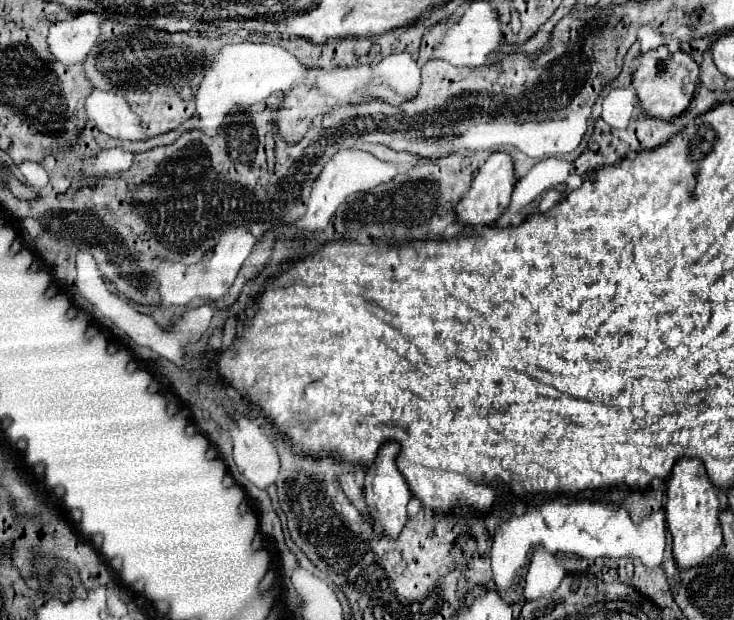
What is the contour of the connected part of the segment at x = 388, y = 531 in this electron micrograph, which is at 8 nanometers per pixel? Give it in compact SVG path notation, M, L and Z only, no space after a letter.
M388 442L386 446L382 446L380 452L378 452L376 462L366 470L366 486L364 486L364 498L366 498L372 522L378 526L382 536L388 536L392 540L398 538L400 530L408 522L406 506L408 506L410 498L412 498L404 476L396 468L396 462L394 462L396 454L398 454L398 444L396 442Z

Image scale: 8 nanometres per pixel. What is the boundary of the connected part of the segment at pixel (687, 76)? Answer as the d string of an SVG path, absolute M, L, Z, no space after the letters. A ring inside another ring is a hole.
M666 46L642 54L640 64L632 74L632 86L644 112L650 118L666 122L682 116L688 110L698 82L700 82L700 66L694 62L694 58L682 50L670 52Z

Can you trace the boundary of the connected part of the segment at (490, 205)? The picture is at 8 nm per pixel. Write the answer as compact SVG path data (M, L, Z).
M494 152L484 162L484 166L478 170L478 174L472 180L470 190L464 194L464 198L456 206L456 218L460 222L472 224L472 226L494 222L500 214L504 214L508 210L514 184L516 184L516 172L514 172L514 162L512 162L510 154L506 154L506 152Z

